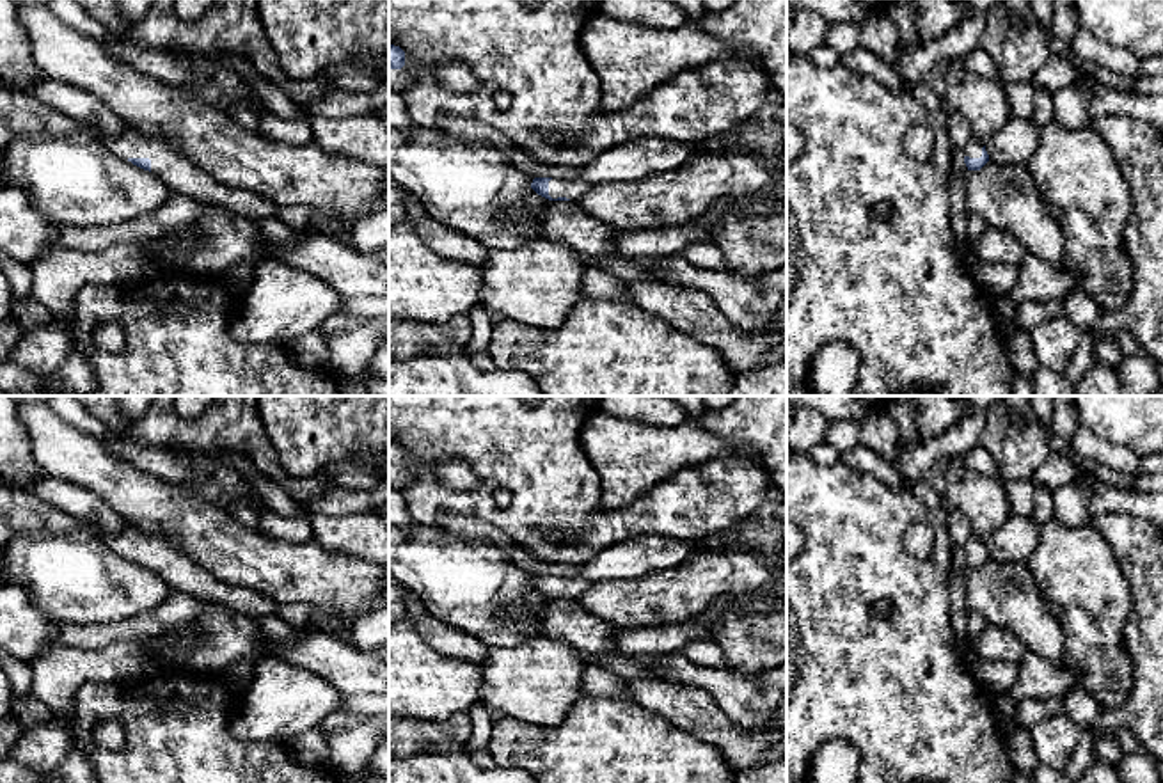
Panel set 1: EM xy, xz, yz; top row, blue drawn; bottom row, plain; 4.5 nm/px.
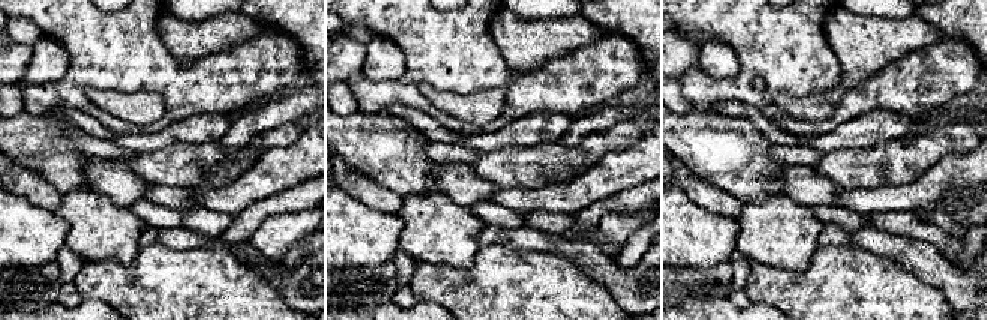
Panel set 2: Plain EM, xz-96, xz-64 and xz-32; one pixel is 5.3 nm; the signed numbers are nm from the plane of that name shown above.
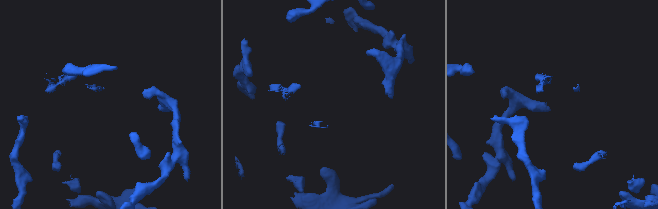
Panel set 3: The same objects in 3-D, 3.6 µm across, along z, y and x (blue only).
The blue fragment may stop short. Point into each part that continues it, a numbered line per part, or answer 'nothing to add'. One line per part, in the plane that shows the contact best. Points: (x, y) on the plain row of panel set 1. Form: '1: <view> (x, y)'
1: xz (572, 586)

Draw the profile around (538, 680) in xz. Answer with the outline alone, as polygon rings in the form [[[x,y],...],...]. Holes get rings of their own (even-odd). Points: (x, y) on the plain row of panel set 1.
[[[545,636],[490,646],[481,666],[479,701],[494,716],[554,728],[581,700],[584,669],[574,646]]]

